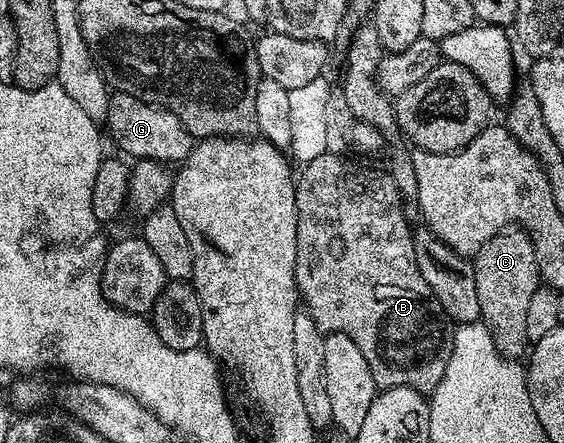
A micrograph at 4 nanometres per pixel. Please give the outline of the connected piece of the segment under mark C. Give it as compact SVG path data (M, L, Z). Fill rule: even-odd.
M516 225L506 227L491 241L481 244L472 265L475 289L479 292L480 322L491 333L495 349L504 359L520 360L531 343L527 337L527 308L535 289L543 283L531 237Z

